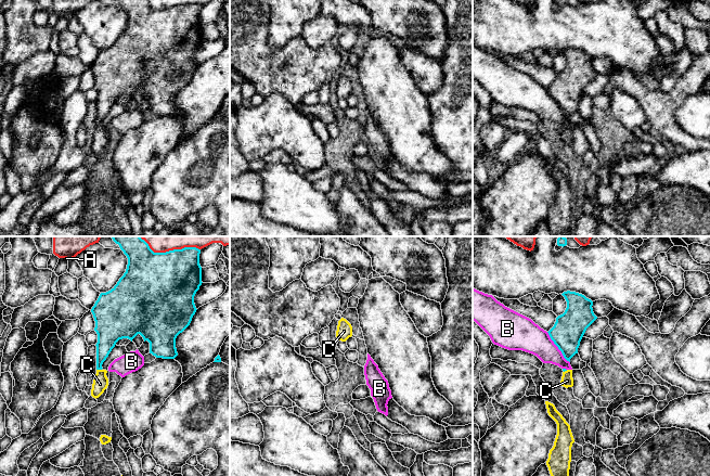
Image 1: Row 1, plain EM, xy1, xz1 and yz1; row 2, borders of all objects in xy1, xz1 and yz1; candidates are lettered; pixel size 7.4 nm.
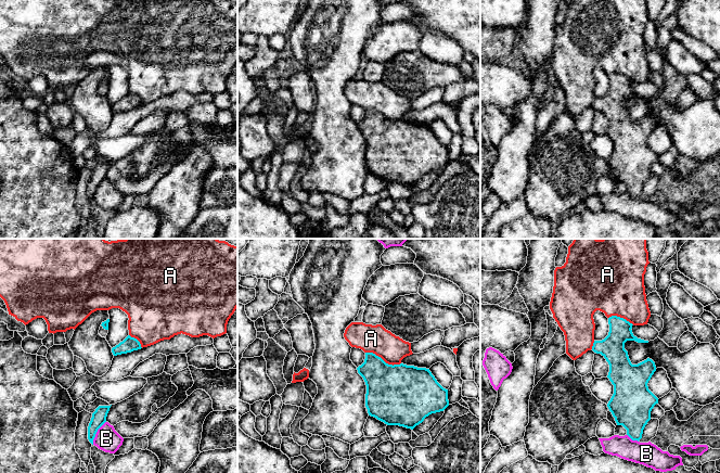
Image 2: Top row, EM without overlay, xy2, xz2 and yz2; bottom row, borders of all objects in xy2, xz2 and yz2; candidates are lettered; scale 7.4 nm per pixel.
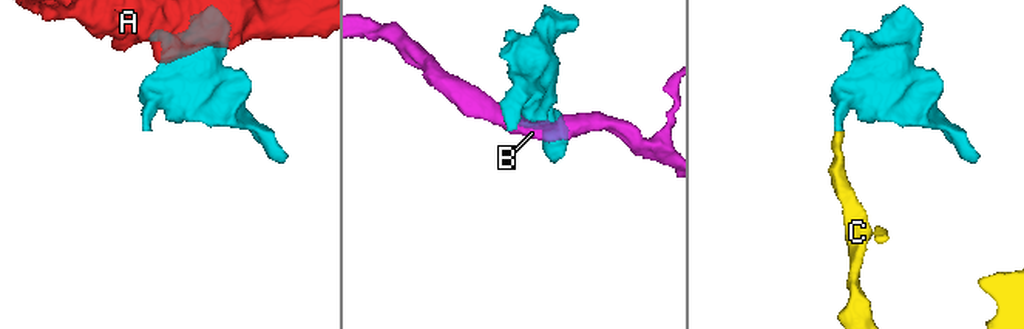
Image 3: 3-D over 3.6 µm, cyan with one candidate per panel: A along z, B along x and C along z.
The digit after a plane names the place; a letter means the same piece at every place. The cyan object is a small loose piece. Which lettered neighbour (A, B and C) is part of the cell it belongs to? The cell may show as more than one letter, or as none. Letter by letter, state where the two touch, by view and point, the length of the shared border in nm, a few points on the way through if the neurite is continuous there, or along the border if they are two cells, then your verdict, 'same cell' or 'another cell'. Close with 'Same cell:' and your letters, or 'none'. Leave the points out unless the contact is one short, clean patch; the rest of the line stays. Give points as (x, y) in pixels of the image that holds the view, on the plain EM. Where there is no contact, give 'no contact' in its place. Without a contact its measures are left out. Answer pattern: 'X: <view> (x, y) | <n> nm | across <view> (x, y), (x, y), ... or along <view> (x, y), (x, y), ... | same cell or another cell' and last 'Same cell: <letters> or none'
A: xz2 (382, 116) | 280 nm | another cell
B: yz1 (557, 103) | 280 nm | another cell
C: xy1 (99, 126) | 40 nm | across xy1 (107, 93), (99, 119), (99, 126), (100, 141) | same cell
Same cell: C

